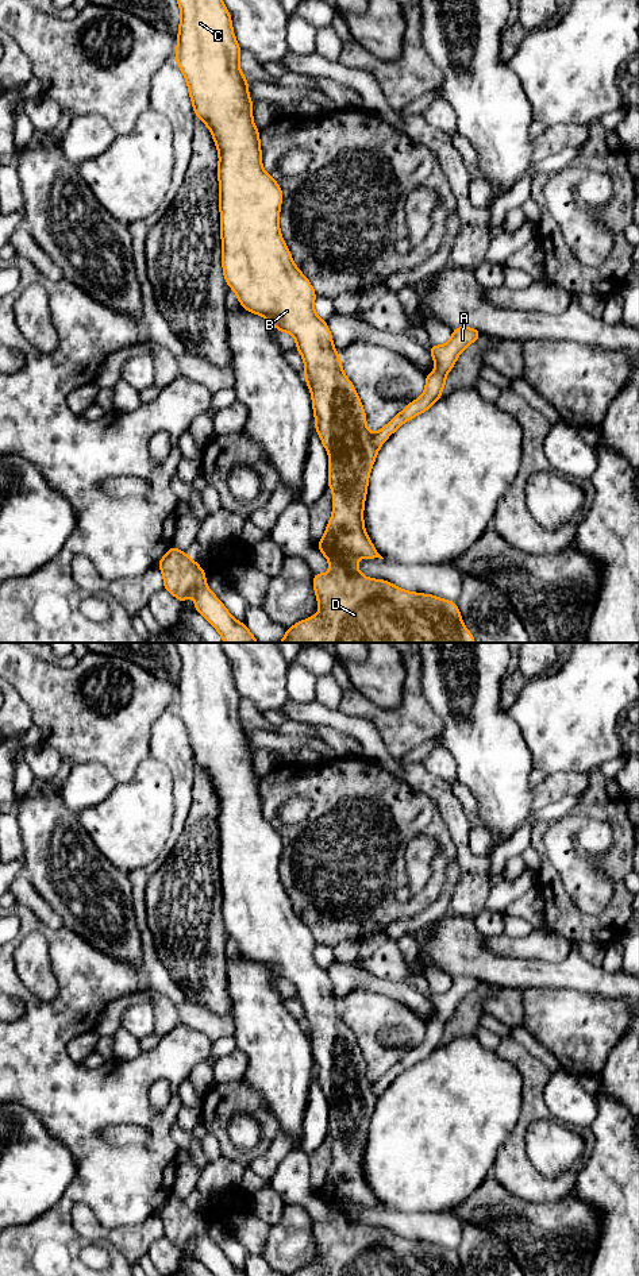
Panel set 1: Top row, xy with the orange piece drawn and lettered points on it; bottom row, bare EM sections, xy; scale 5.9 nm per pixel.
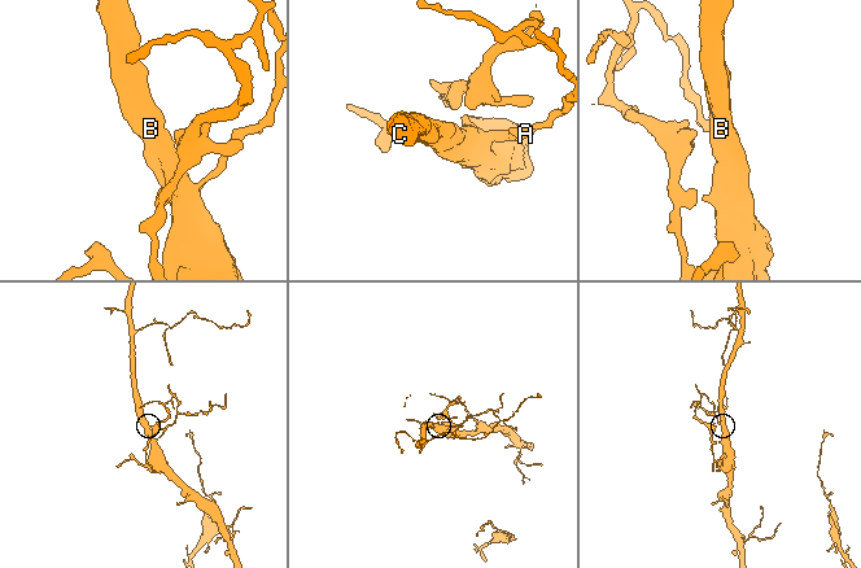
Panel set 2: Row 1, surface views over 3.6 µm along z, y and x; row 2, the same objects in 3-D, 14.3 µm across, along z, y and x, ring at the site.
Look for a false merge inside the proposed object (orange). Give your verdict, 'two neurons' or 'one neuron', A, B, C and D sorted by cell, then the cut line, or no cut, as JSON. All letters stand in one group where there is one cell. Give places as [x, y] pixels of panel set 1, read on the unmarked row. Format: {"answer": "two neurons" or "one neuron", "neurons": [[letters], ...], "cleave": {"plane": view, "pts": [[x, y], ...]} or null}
{"answer": "one neuron", "neurons": [["A", "B", "C", "D"]], "cleave": null}

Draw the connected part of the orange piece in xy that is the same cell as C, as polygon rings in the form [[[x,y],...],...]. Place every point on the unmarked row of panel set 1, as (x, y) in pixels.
[[[174,643],[181,659],[178,674],[177,698],[174,708],[181,717],[188,732],[189,744],[195,763],[211,778],[219,799],[219,840],[220,840],[220,883],[222,883],[222,911],[226,932],[236,941],[239,952],[250,961],[263,964],[281,980],[289,980],[296,987],[296,998],[304,1007],[304,1026],[312,1044],[315,1060],[315,1076],[330,1103],[328,1136],[332,1138],[332,1164],[327,1172],[324,1184],[317,1192],[319,1199],[328,1207],[330,1221],[313,1223],[313,1237],[319,1252],[319,1261],[307,1268],[299,1269],[290,1276],[466,1276],[462,1271],[457,1250],[451,1250],[431,1242],[420,1242],[403,1238],[384,1227],[372,1227],[359,1221],[358,1206],[384,1207],[367,1186],[363,1173],[363,1153],[367,1141],[369,1123],[377,1100],[384,1090],[400,1073],[417,1063],[428,1059],[438,1048],[446,1033],[446,1024],[454,1015],[459,1002],[474,991],[482,982],[476,976],[458,975],[453,978],[449,991],[442,994],[431,992],[430,1001],[435,1010],[435,1018],[426,1024],[424,1041],[407,1053],[384,1076],[372,1082],[366,1075],[366,1061],[355,1040],[353,1030],[342,1018],[342,1009],[334,996],[334,990],[328,972],[323,969],[313,957],[316,941],[308,926],[295,913],[280,879],[280,855],[282,852],[282,837],[262,816],[262,799],[259,795],[259,779],[254,774],[253,755],[249,745],[247,726],[239,716],[240,694],[238,693],[230,660],[220,647],[220,643]]]

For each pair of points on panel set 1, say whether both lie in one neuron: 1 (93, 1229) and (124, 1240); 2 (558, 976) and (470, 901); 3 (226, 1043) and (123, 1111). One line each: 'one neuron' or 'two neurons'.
1: one neuron
2: two neurons
3: two neurons

